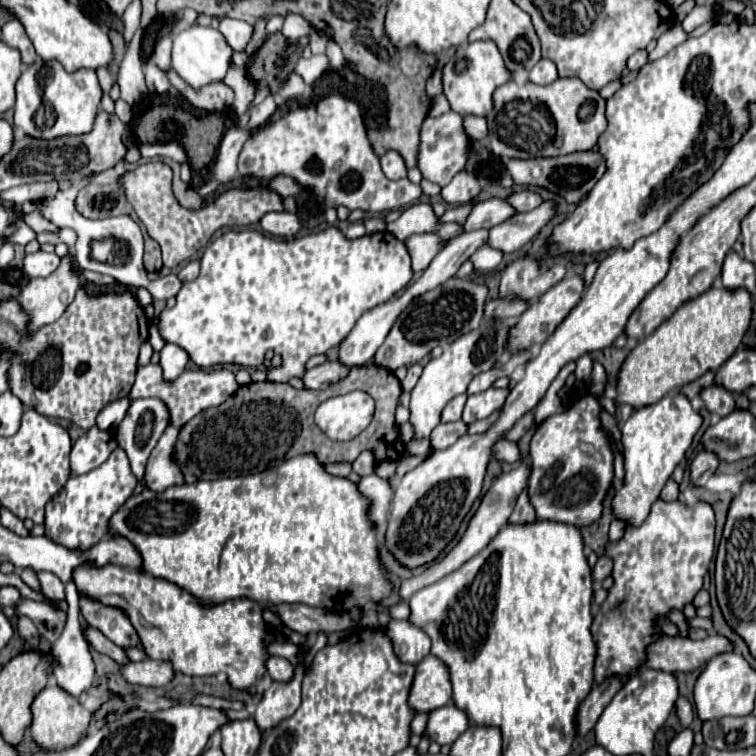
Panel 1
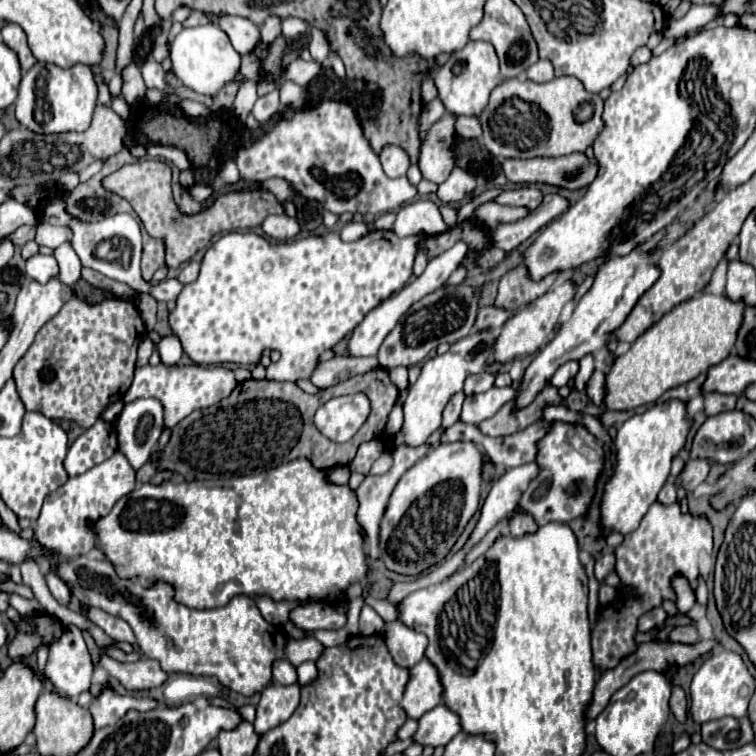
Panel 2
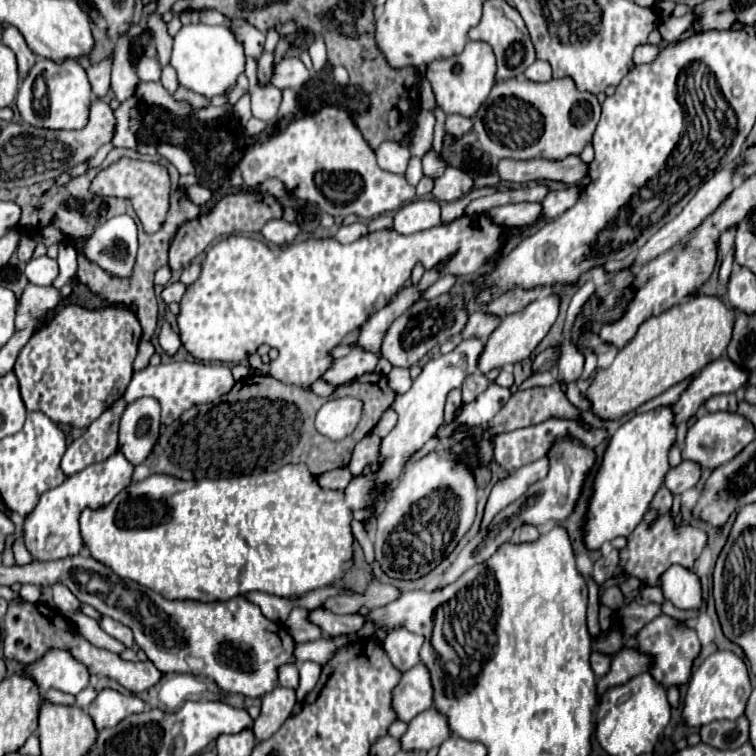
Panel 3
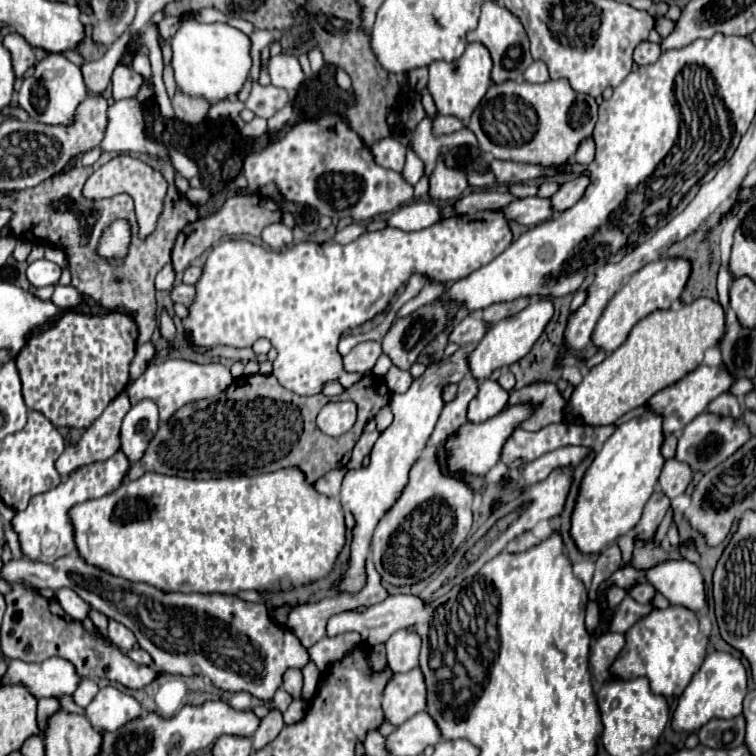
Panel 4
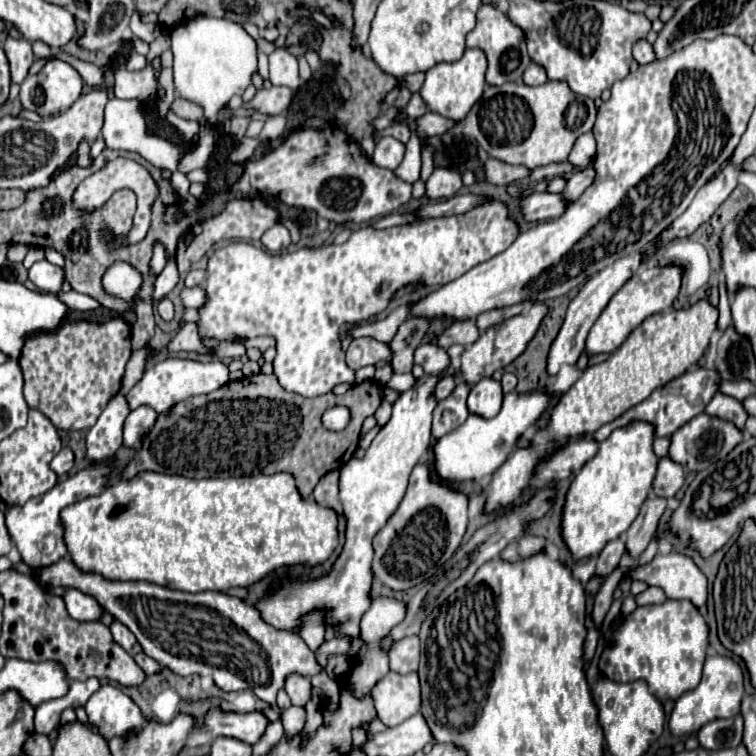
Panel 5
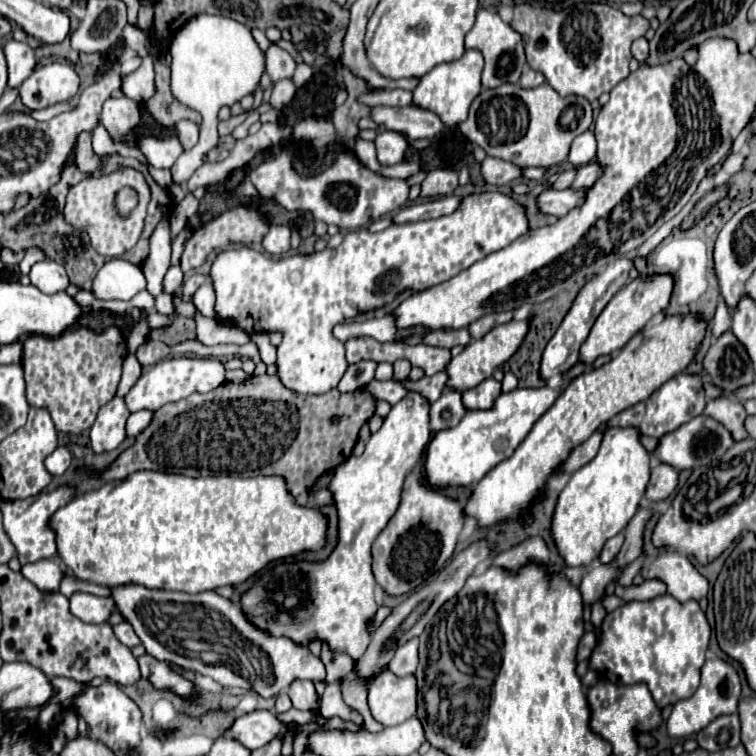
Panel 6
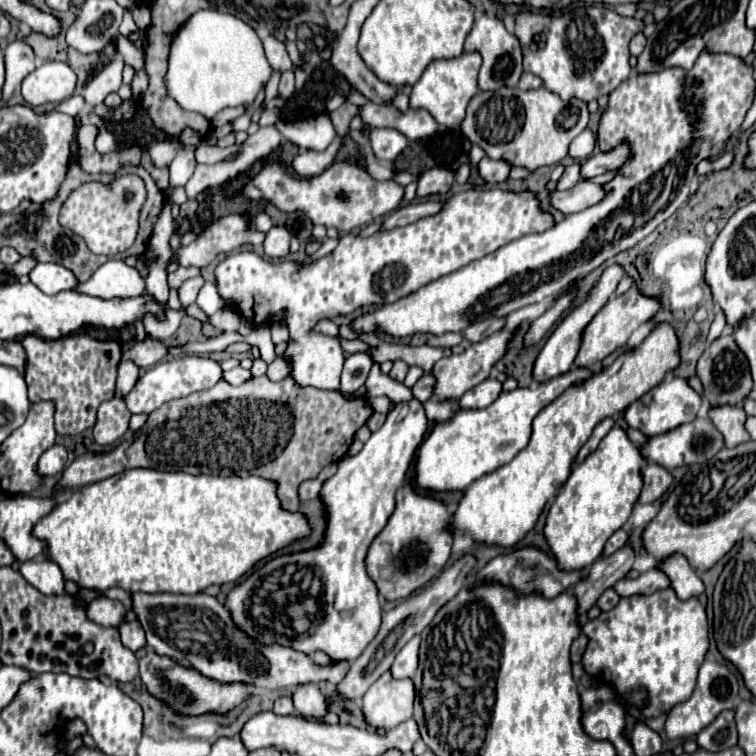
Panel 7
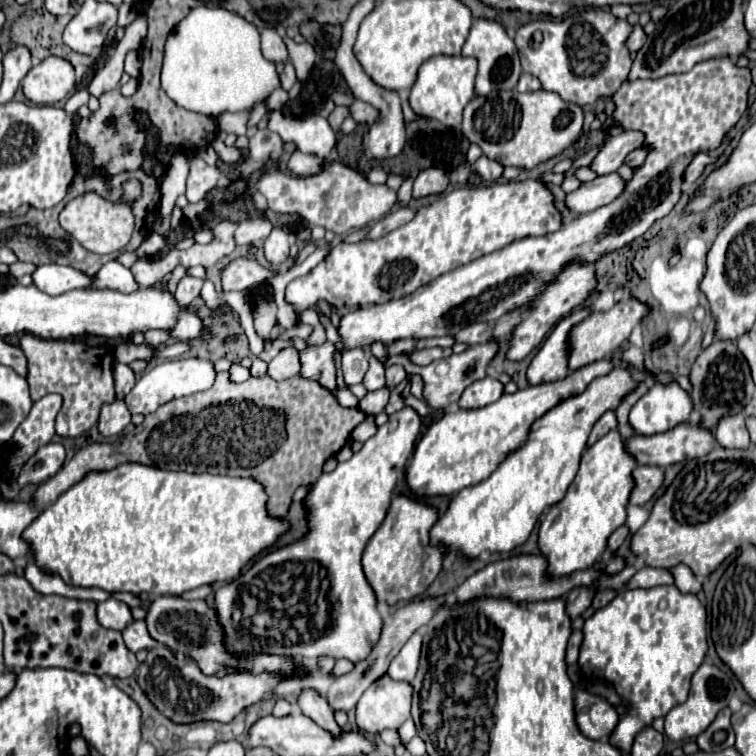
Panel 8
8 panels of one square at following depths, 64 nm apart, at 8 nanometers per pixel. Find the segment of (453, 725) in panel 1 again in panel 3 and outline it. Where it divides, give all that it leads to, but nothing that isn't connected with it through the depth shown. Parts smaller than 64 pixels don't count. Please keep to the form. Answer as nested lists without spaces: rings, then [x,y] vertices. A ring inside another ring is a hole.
[[[430,708],[424,710],[408,724],[408,730],[400,738],[400,742],[404,750],[420,752],[420,750],[430,750],[434,746],[440,746],[450,736],[452,730],[448,728],[448,716],[440,716],[436,708]]]

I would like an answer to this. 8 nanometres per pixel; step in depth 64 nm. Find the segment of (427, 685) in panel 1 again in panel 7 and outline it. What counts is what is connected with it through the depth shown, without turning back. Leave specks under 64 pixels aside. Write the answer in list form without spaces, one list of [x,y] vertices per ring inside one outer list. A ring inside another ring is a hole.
[[[384,672],[364,694],[362,712],[372,728],[394,728],[412,718],[414,698],[410,678],[396,680],[390,672]]]

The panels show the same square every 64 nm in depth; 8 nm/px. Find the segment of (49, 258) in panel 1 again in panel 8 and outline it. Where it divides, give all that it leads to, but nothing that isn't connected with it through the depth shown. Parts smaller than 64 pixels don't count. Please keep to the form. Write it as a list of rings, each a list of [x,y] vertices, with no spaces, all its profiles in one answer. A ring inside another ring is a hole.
[[[42,264],[36,268],[32,274],[34,286],[38,286],[46,294],[64,294],[74,288],[88,288],[92,278],[86,274],[70,268],[70,266],[60,266],[60,264]]]

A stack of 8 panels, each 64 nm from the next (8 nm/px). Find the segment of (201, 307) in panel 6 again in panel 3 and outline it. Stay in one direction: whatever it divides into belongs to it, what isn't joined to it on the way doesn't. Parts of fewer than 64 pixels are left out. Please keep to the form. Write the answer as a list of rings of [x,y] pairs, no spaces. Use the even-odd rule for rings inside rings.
[[[180,281],[168,284],[161,292],[161,298],[165,303],[170,304],[172,302],[179,303],[186,291],[186,286]]]

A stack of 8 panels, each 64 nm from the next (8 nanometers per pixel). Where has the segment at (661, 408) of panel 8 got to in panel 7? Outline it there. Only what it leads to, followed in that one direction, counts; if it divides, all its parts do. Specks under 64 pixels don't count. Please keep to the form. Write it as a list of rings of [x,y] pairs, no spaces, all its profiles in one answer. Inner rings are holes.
[[[670,376],[660,386],[650,390],[646,396],[642,396],[634,404],[630,404],[624,412],[624,420],[630,428],[636,428],[636,430],[640,430],[652,438],[652,436],[664,434],[672,428],[678,428],[680,424],[692,422],[700,410],[700,404],[702,404],[702,396],[692,390],[692,386],[688,384],[686,378]]]

